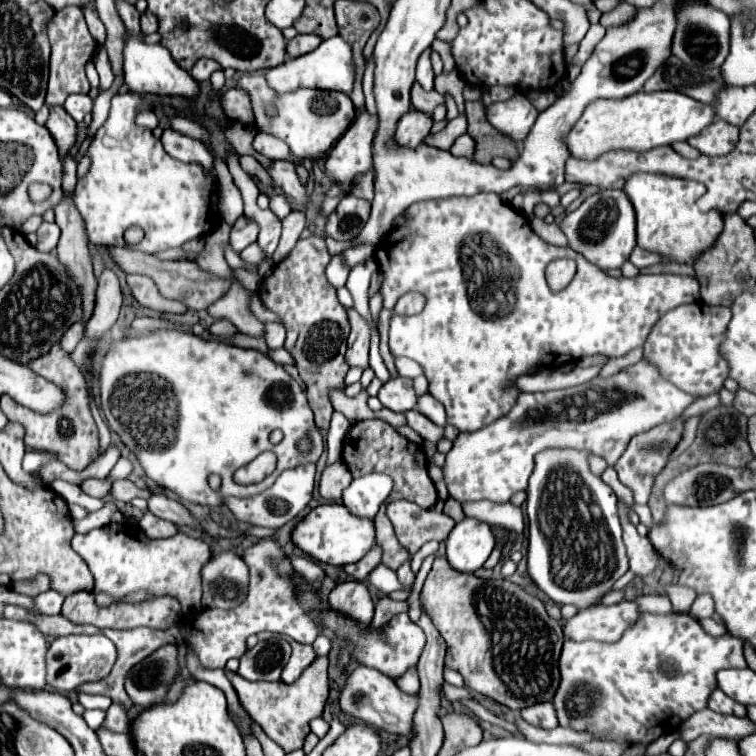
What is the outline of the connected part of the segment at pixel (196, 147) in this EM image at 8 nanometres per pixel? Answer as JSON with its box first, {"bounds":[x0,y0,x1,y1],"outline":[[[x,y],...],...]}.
{"bounds":[161,128,213,168],"outline":[[[167,128],[167,130],[163,130],[161,142],[163,142],[167,154],[181,160],[181,162],[199,162],[205,168],[213,166],[213,154],[201,140],[181,134],[173,128]]]}

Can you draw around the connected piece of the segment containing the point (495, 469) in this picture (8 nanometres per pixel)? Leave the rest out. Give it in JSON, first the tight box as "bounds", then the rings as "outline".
{"bounds":[443,360,695,502],"outline":[[[645,360],[637,362],[635,366],[631,366],[629,370],[623,370],[617,376],[593,378],[587,384],[579,384],[579,386],[563,388],[563,390],[537,392],[529,396],[521,394],[517,404],[511,408],[511,412],[499,418],[497,422],[475,432],[465,432],[465,434],[461,432],[457,436],[443,466],[449,496],[455,498],[457,502],[475,502],[475,500],[507,502],[515,492],[527,488],[527,480],[535,468],[535,454],[547,448],[587,450],[607,460],[607,466],[615,466],[615,462],[621,458],[629,440],[635,434],[647,432],[659,424],[679,418],[693,400],[695,398],[691,394],[685,394],[683,390],[677,390],[677,386],[673,386],[671,382],[665,382],[657,374],[657,370],[653,370],[649,362]]]}

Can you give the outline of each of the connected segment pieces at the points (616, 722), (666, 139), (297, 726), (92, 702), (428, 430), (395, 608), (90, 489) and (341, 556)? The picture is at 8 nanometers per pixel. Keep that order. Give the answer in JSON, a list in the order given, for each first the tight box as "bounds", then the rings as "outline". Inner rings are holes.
[{"bounds":[553,612,747,746],"outline":[[[641,612],[641,616],[637,618],[637,622],[633,626],[629,626],[629,630],[625,630],[625,634],[617,640],[617,642],[575,642],[575,640],[565,640],[563,644],[563,652],[559,658],[559,672],[561,672],[561,684],[555,692],[553,698],[553,706],[557,710],[557,718],[559,724],[565,728],[573,728],[573,730],[581,730],[587,734],[593,734],[595,740],[615,740],[619,744],[631,746],[631,744],[651,744],[655,742],[659,736],[663,734],[671,734],[677,732],[681,722],[685,722],[691,714],[707,708],[707,700],[711,696],[711,692],[717,688],[717,672],[723,668],[747,668],[747,662],[743,658],[743,640],[735,638],[731,634],[723,634],[723,636],[709,636],[697,618],[689,616],[689,614],[679,614],[679,612],[671,612],[671,614],[649,614],[649,612]],[[579,684],[587,684],[593,688],[593,694],[573,694],[573,688]]]},{"bounds":[565,92,715,160],"outline":[[[637,92],[621,100],[599,98],[591,102],[581,118],[573,124],[565,136],[565,144],[573,158],[597,160],[611,150],[651,150],[657,146],[669,146],[679,140],[687,140],[691,134],[699,134],[709,122],[713,122],[715,110],[709,104],[697,102],[681,92]]]},{"bounds":[227,656,329,752],"outline":[[[317,656],[313,664],[305,668],[305,672],[293,682],[249,682],[241,678],[235,672],[227,672],[227,678],[231,680],[233,688],[237,690],[239,702],[245,708],[245,712],[259,724],[263,726],[265,734],[277,742],[285,752],[299,750],[303,748],[303,740],[309,734],[309,722],[317,716],[323,714],[325,702],[329,698],[329,682],[327,682],[327,656]]]},{"bounds":[79,694,111,710],"outline":[[[79,694],[79,702],[85,708],[99,708],[99,710],[107,710],[111,706],[111,698],[101,694]]]},{"bounds":[405,410,443,442],"outline":[[[409,410],[405,412],[407,416],[407,424],[423,438],[423,440],[431,440],[431,442],[439,442],[443,438],[443,428],[433,424],[427,416],[423,416],[417,410]]]},{"bounds":[373,598,409,628],"outline":[[[381,598],[375,604],[375,616],[373,616],[373,626],[381,628],[389,618],[393,618],[399,612],[409,612],[409,604],[407,602],[395,602],[391,598]]]},{"bounds":[81,480,111,498],"outline":[[[85,480],[81,484],[81,488],[89,494],[89,496],[95,496],[95,498],[103,498],[105,494],[109,494],[111,490],[111,484],[107,480]]]},{"bounds":[291,504,375,566],"outline":[[[323,504],[313,508],[301,522],[297,522],[291,532],[291,542],[307,556],[323,564],[345,566],[361,560],[369,552],[369,548],[375,544],[375,530],[371,520],[363,520],[349,514],[343,504]]]}]

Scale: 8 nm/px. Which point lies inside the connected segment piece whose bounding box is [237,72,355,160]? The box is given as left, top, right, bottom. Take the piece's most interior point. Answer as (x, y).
(310, 121)

